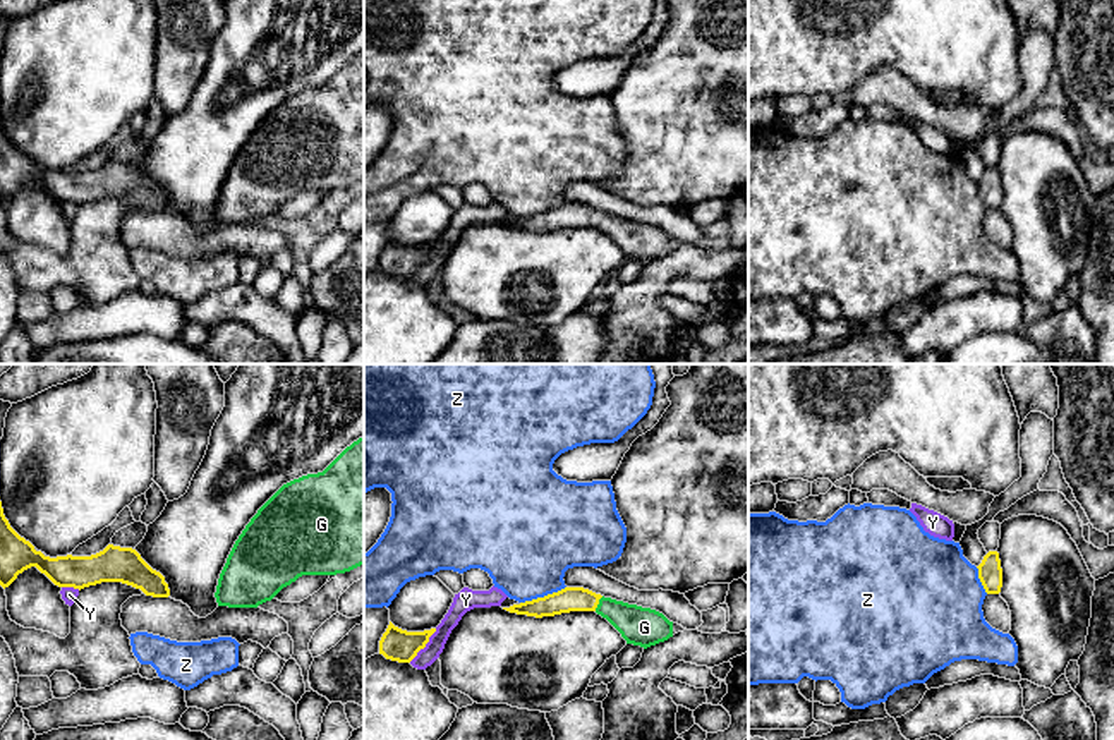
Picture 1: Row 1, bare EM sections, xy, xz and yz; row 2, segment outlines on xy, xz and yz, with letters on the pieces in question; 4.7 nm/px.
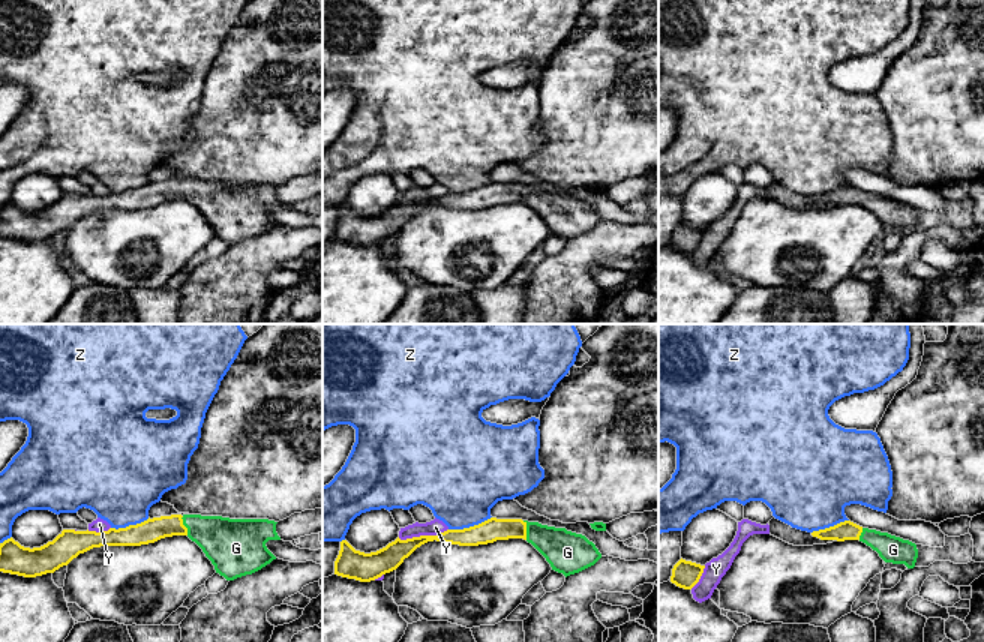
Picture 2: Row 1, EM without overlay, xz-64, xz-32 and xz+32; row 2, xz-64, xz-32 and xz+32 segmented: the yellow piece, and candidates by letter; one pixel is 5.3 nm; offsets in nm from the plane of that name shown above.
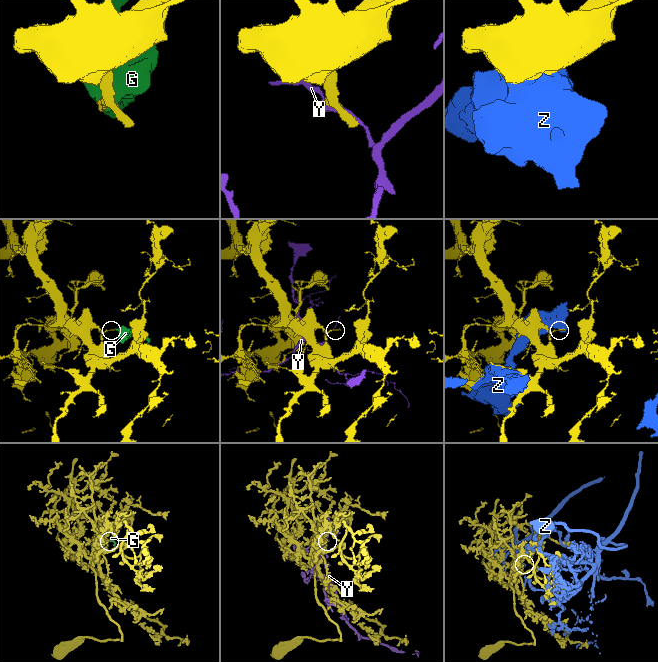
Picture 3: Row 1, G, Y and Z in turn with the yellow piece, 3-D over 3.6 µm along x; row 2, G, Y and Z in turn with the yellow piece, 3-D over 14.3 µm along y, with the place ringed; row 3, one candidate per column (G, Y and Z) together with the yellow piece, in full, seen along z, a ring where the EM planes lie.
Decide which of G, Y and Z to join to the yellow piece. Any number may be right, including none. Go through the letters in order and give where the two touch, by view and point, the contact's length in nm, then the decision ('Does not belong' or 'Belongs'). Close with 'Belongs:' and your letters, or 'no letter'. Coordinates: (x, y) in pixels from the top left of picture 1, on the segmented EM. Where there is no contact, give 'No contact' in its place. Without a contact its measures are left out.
G: Touches yellow at xz (598, 603). Shared border 80 nm. Belongs
Y: Touches yellow at xz (424, 646). Shared border 200 nm. Does not belong
Z: Touches yellow at xz (544, 596). Shared border 240 nm. Does not belong
Belongs: G

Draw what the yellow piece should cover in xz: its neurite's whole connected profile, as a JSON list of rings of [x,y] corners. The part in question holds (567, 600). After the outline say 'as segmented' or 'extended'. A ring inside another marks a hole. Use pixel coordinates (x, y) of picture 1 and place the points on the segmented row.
[[[565,587],[558,592],[503,608],[527,616],[554,616],[570,611],[596,611],[606,618],[627,640],[644,649],[673,637],[673,622],[663,613],[604,597],[584,587]]] | extended

